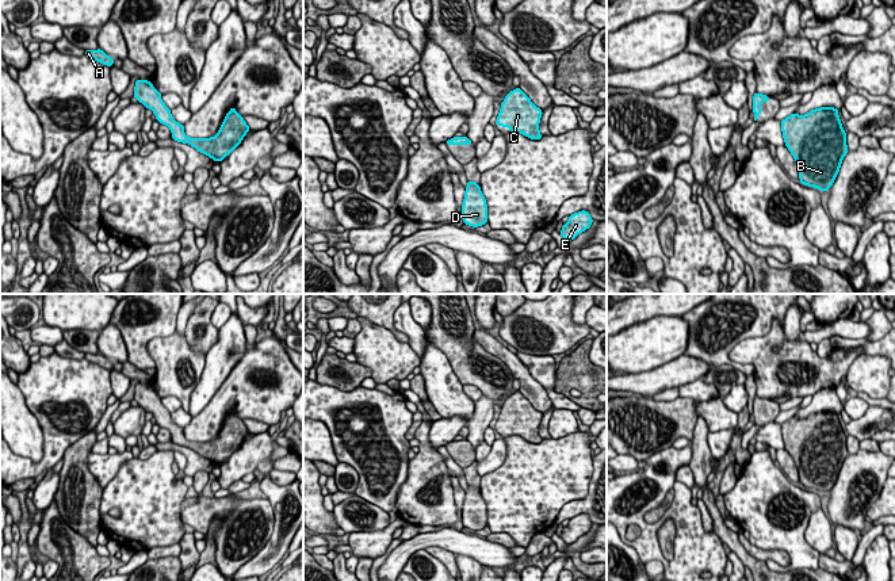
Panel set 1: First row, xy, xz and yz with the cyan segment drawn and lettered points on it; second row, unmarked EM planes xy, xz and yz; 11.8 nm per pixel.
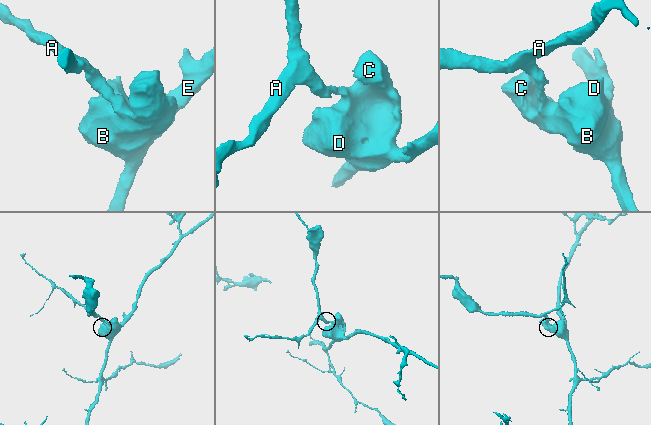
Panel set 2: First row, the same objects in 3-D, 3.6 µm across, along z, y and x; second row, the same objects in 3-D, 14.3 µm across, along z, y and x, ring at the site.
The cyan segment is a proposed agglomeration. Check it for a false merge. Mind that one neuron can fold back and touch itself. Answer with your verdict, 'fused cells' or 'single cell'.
single cell

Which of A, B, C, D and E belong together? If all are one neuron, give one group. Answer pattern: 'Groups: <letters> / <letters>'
Groups: A B C D E

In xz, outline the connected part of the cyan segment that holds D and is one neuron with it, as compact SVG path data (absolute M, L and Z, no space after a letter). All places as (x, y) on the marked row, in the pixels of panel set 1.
M474 180L467 181L462 205L463 223L478 228L487 222L487 205L479 184Z

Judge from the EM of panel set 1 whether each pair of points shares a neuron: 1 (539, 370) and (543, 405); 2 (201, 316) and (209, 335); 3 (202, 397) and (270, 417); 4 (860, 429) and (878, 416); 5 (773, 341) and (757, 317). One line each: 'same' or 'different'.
1: different
2: same
3: different
4: same
5: different

